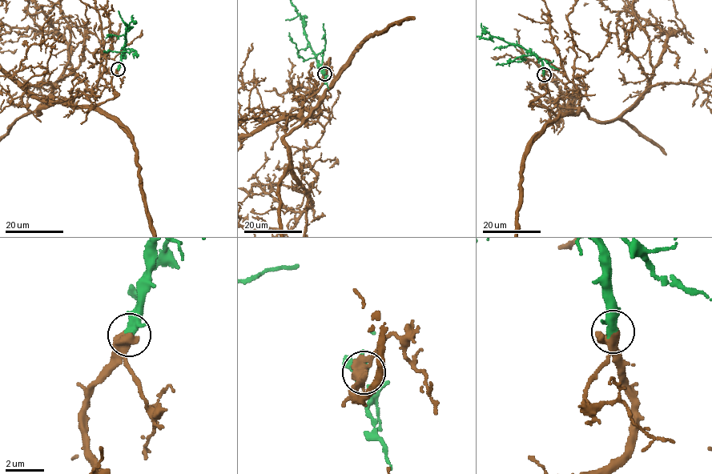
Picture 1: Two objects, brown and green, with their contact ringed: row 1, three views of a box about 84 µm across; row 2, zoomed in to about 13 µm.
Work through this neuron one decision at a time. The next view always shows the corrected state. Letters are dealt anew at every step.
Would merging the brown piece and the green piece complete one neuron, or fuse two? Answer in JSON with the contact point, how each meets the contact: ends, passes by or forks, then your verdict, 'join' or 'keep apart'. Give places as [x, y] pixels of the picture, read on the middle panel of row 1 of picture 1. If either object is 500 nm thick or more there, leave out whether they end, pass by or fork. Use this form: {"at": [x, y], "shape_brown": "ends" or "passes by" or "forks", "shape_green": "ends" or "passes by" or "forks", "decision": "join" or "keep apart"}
{"at": [324, 74], "decision": "join"}

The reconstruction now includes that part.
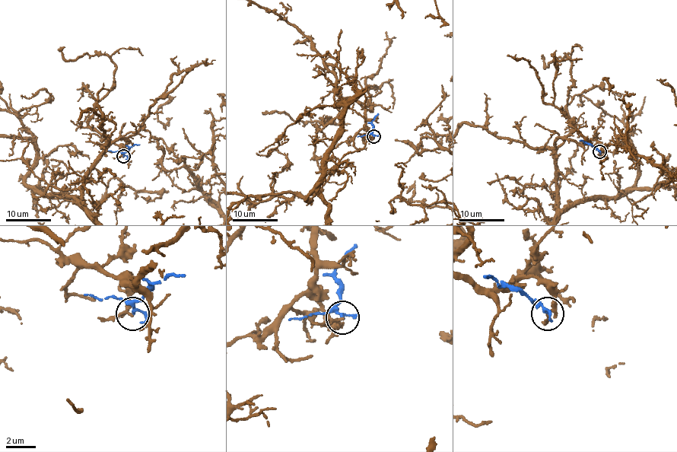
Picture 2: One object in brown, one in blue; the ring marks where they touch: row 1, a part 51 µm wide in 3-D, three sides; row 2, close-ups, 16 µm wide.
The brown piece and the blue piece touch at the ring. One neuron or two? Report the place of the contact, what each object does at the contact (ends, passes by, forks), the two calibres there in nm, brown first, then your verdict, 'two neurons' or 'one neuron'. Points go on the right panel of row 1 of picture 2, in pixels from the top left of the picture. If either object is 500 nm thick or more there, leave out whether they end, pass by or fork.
at (599, 151); brown passes by; blue passes by; 190 nm thick on the brown side, 140 nm on the other; two neurons

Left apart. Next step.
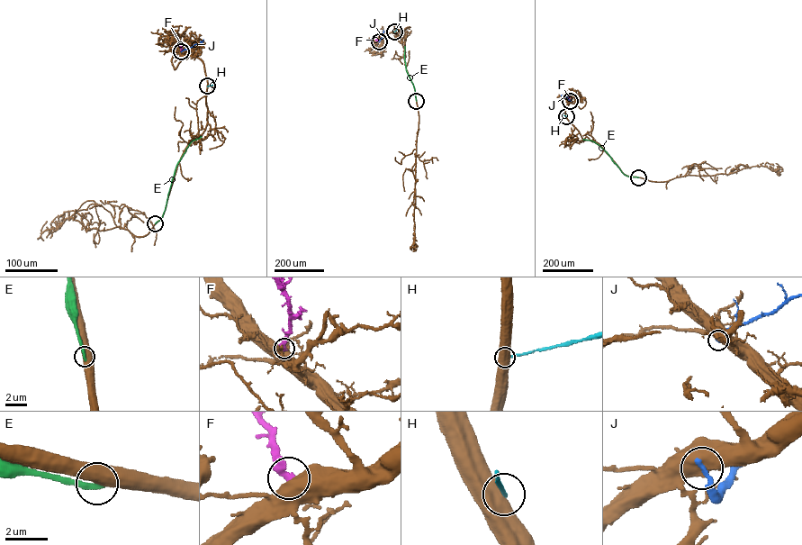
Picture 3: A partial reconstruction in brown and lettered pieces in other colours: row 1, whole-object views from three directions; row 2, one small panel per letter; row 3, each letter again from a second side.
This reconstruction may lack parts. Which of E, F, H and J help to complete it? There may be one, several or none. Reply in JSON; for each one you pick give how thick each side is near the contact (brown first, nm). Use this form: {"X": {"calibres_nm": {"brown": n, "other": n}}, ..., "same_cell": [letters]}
{"F": {"calibres_nm": {"brown": 550, "other": 360}}, "same_cell": ["F"]}

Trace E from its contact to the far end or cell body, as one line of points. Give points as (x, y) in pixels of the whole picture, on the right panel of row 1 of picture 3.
E: (638, 177), (625, 175), (599, 145), (583, 139)

